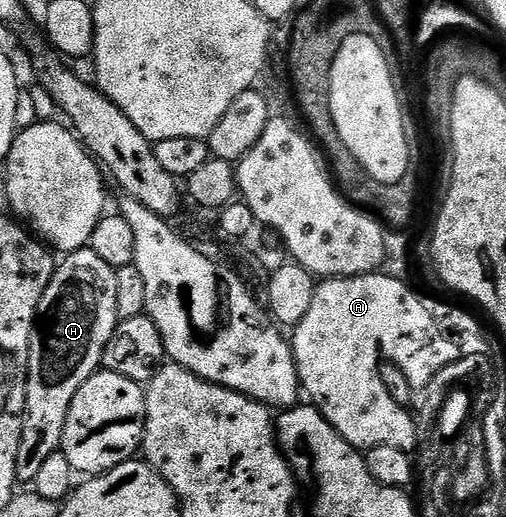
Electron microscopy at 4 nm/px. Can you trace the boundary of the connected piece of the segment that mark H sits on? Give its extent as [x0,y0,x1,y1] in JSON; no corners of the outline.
[17,249,120,485]

